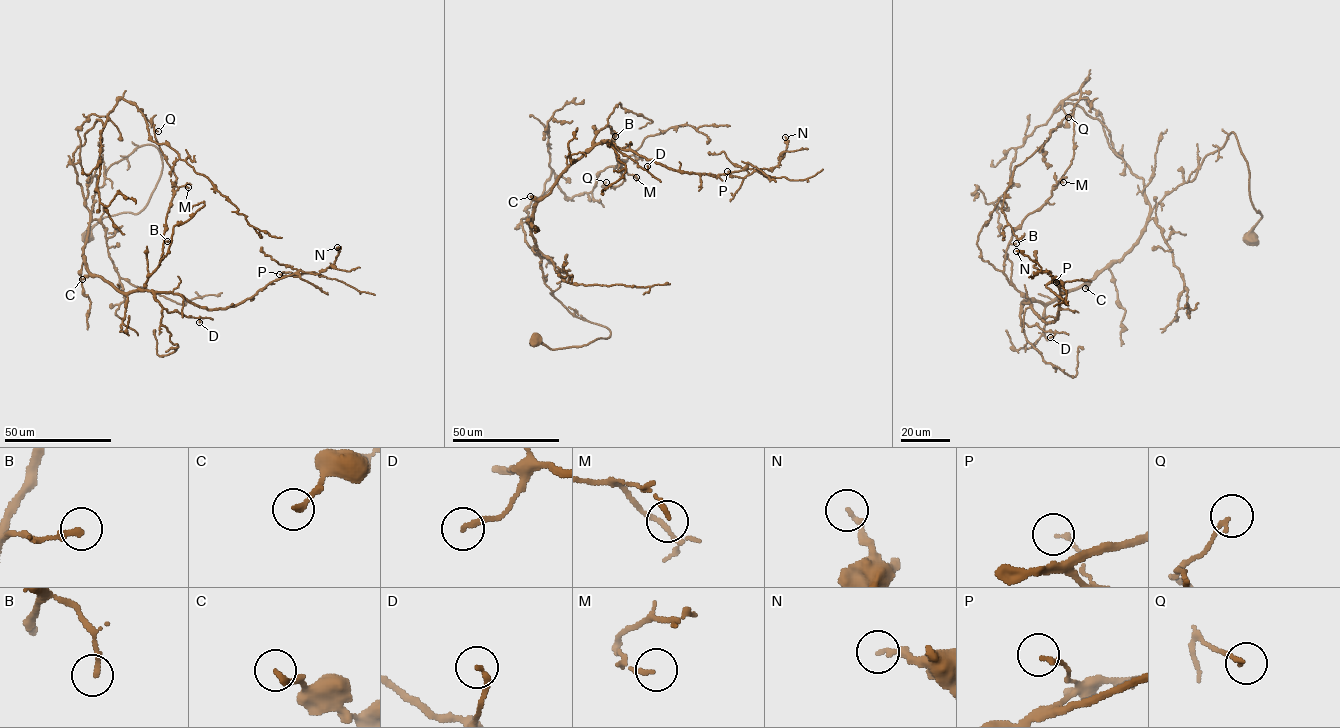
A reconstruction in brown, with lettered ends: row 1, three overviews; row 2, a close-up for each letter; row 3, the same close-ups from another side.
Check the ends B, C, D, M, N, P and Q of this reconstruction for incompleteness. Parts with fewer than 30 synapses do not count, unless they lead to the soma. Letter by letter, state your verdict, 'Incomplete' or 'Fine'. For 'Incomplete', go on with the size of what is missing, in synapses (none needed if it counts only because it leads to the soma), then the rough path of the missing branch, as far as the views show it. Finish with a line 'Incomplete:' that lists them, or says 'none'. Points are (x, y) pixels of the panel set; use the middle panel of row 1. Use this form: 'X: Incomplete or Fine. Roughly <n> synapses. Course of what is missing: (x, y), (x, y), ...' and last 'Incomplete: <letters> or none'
B: Fine
C: Fine
D: Fine
M: Fine
N: Fine
P: Fine
Q: Fine
Incomplete: none

